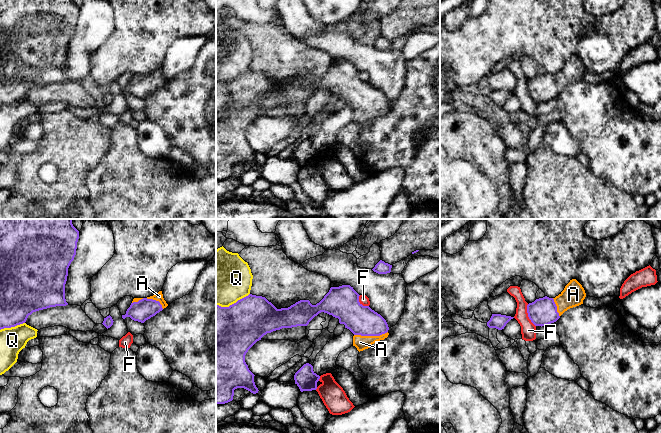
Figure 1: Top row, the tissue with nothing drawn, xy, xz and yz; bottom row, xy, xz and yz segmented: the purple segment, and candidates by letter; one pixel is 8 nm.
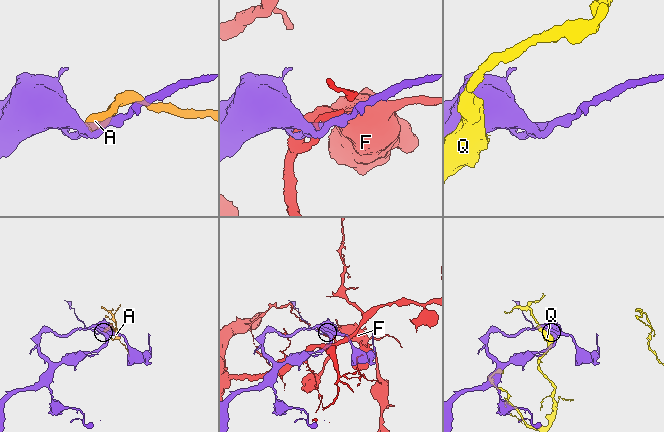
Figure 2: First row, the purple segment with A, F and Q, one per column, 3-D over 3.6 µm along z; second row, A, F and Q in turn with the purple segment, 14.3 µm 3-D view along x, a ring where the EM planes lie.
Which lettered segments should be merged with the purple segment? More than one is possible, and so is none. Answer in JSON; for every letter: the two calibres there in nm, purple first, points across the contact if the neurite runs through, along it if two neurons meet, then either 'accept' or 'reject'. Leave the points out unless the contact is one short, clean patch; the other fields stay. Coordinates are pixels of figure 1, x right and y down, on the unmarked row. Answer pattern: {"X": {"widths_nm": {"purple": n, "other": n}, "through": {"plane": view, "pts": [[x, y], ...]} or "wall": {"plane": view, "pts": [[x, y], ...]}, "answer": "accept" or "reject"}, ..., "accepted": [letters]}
{"A": {"widths_nm": {"purple": 240, "other": 110}, "through": {"plane": "xz", "pts": [[361, 96], [368, 103], [370, 111], [360, 118]]}, "answer": "accept"}, "F": {"widths_nm": {"purple": 220, "other": 130}, "answer": "reject"}, "Q": {"widths_nm": {"purple": 440, "other": 440}, "answer": "reject"}, "accepted": ["A"]}

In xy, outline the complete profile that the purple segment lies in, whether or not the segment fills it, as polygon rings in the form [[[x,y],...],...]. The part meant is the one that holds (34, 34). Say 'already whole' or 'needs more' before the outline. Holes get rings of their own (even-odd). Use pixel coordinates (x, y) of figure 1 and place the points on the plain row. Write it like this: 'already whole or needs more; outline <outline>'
already whole; outline [[[0,0],[0,106],[25,99],[33,88],[68,81],[65,60],[78,15],[73,0]]]

